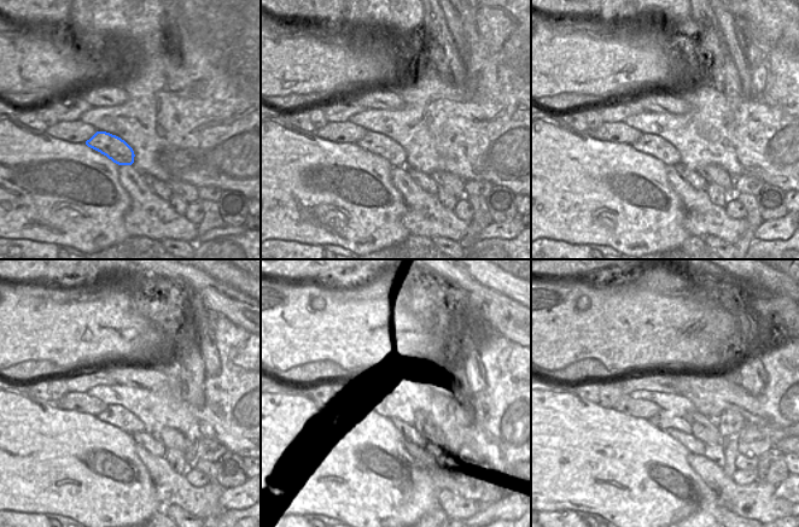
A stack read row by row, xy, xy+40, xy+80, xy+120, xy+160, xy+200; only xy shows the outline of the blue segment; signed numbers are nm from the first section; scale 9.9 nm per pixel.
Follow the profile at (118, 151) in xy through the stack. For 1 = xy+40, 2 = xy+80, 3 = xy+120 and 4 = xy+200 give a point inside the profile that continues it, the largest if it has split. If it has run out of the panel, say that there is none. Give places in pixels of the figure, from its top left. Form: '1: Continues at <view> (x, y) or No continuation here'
1: Continues at xy+40 (375, 142)
2: Continues at xy+80 (653, 145)
3: Continues at xy+120 (115, 415)
4: Continues at xy+200 (664, 420).

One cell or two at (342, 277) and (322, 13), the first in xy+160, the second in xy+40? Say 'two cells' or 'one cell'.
one cell

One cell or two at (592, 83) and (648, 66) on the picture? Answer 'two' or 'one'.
one

